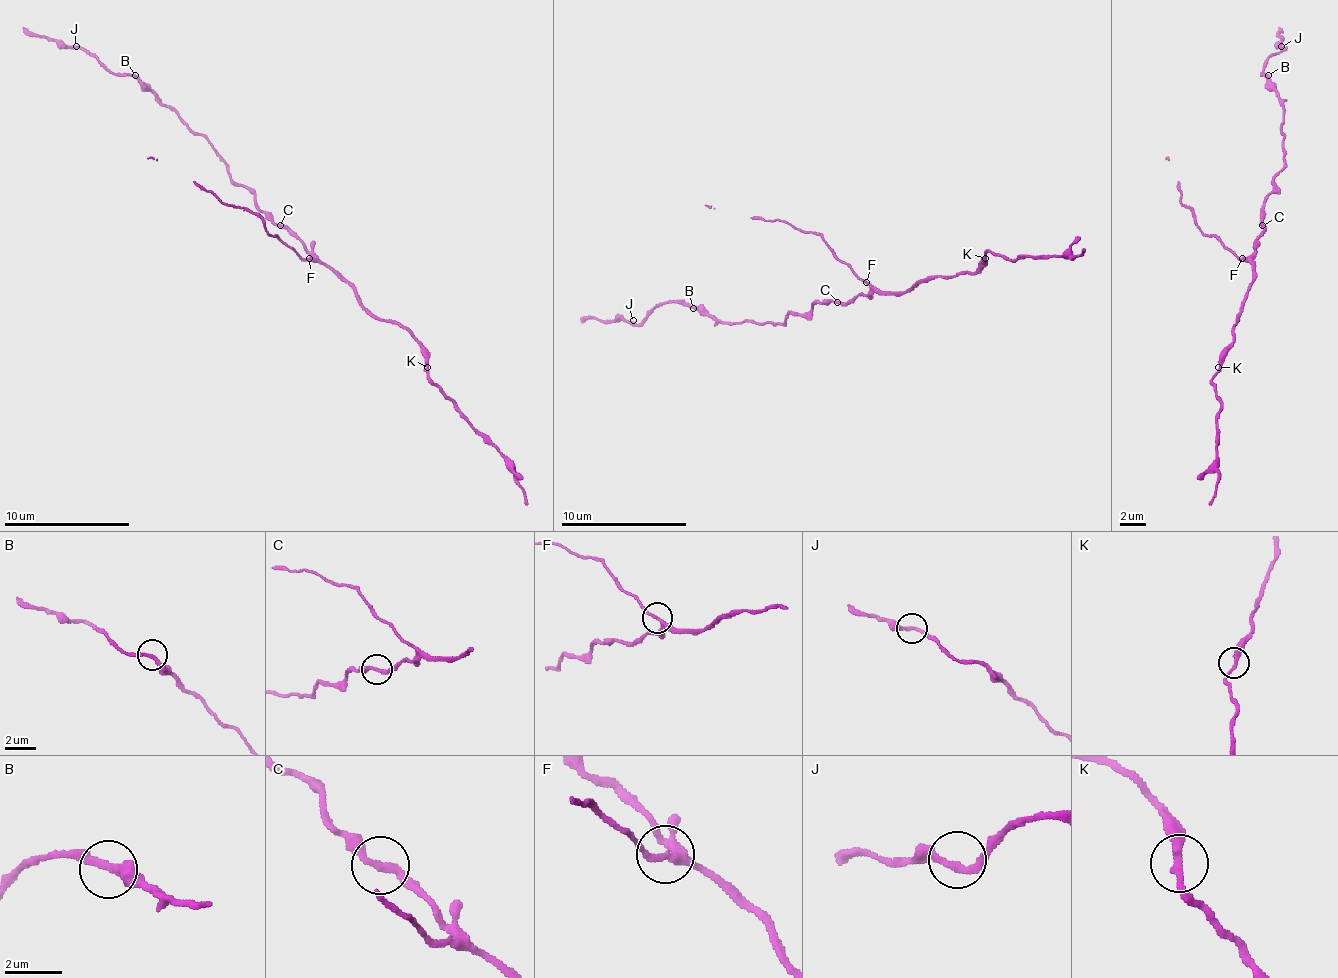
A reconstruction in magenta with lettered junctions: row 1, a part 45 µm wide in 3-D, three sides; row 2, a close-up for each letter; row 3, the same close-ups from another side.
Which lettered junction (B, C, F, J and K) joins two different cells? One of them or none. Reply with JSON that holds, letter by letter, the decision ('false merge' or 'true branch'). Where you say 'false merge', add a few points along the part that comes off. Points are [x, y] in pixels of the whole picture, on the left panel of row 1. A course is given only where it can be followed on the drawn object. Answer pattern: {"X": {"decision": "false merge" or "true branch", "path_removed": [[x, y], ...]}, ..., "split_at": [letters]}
{"B": {"decision": "true branch"}, "C": {"decision": "true branch"}, "F": {"decision": "true branch"}, "J": {"decision": "true branch"}, "K": {"decision": "true branch"}, "split_at": []}

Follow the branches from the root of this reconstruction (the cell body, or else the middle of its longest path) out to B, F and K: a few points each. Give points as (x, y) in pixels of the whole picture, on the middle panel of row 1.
B: (853, 295), (847, 302), (818, 302), (803, 314), (790, 314), (784, 324), (718, 324), (693, 308)
F: (853, 295), (865, 295), (869, 292), (865, 283)
K: (853, 295), (903, 292), (909, 286), (928, 283), (935, 276), (972, 273), (985, 258)

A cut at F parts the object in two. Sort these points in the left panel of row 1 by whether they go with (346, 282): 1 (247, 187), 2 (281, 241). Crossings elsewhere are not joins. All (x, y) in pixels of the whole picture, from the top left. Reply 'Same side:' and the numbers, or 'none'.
Same side: 1

